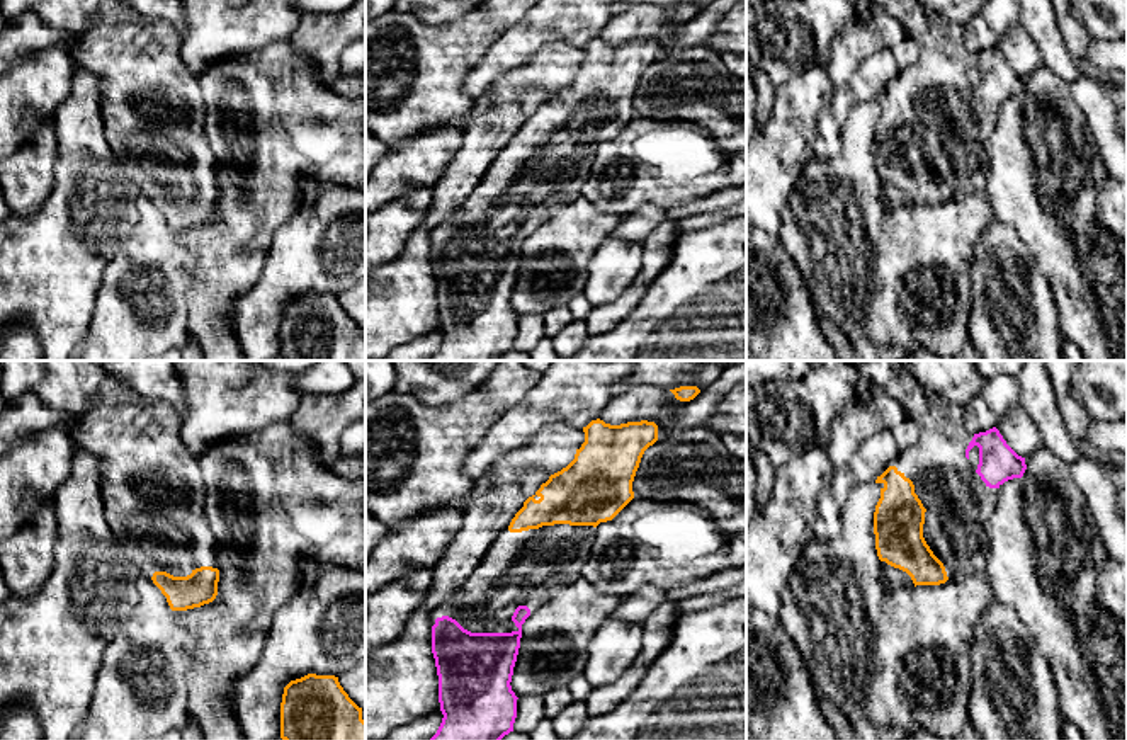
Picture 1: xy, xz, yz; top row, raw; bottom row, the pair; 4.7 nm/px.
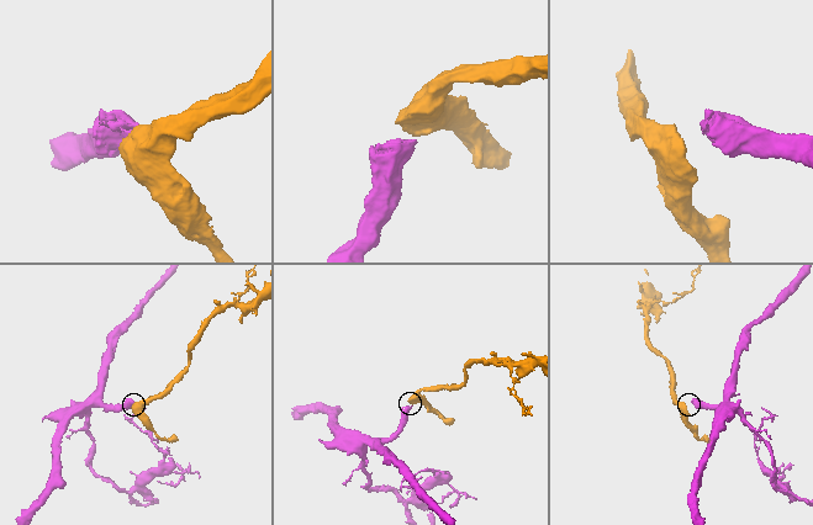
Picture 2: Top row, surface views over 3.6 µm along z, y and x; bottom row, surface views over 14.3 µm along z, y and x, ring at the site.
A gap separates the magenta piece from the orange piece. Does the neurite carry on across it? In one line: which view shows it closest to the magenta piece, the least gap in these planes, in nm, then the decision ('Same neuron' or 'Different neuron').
Closest in yz. Distance 280 nm. Same neuron

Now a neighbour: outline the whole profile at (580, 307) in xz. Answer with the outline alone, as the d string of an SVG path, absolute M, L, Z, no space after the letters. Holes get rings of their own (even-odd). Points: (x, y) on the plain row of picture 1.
M583 294L575 296L568 305L571 316L575 322L585 322L593 310L593 305L588 301L588 298Z

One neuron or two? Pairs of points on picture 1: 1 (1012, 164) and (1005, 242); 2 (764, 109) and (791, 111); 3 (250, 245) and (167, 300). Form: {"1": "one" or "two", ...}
{"1": "two", "2": "two", "3": "two"}

